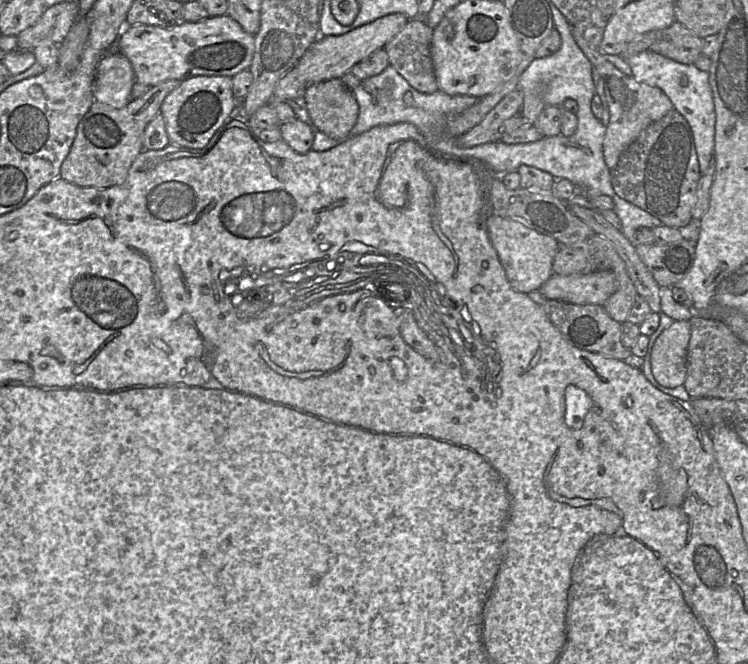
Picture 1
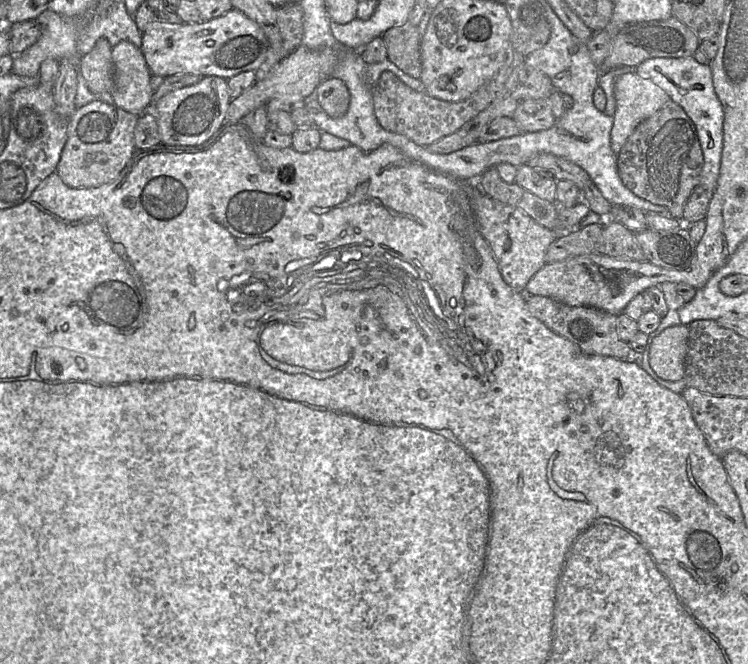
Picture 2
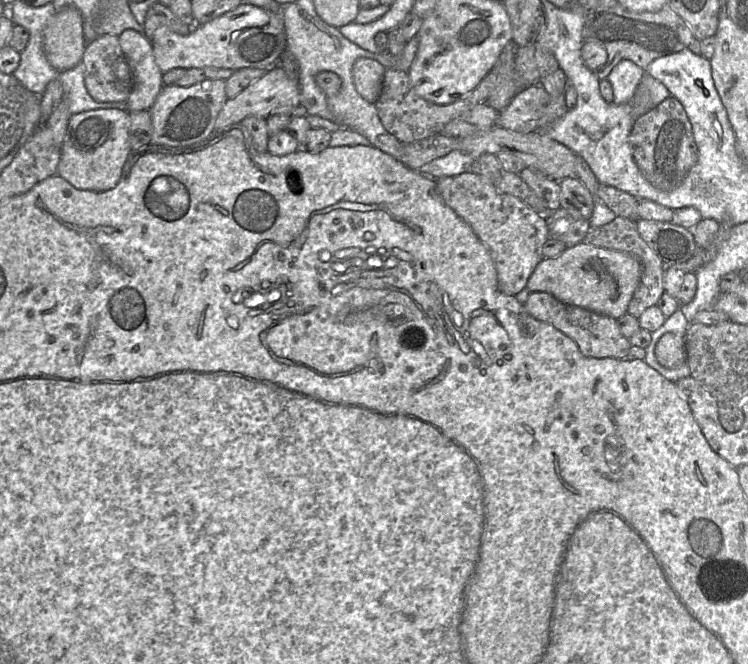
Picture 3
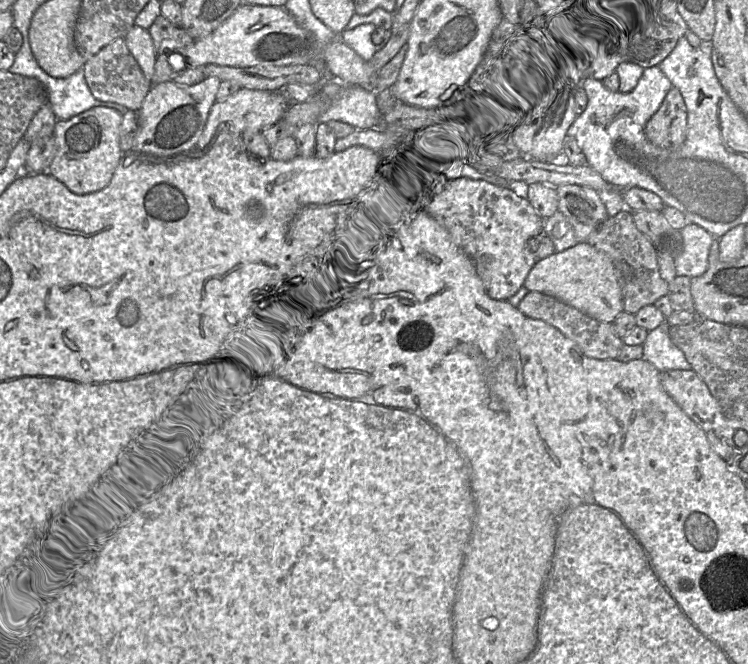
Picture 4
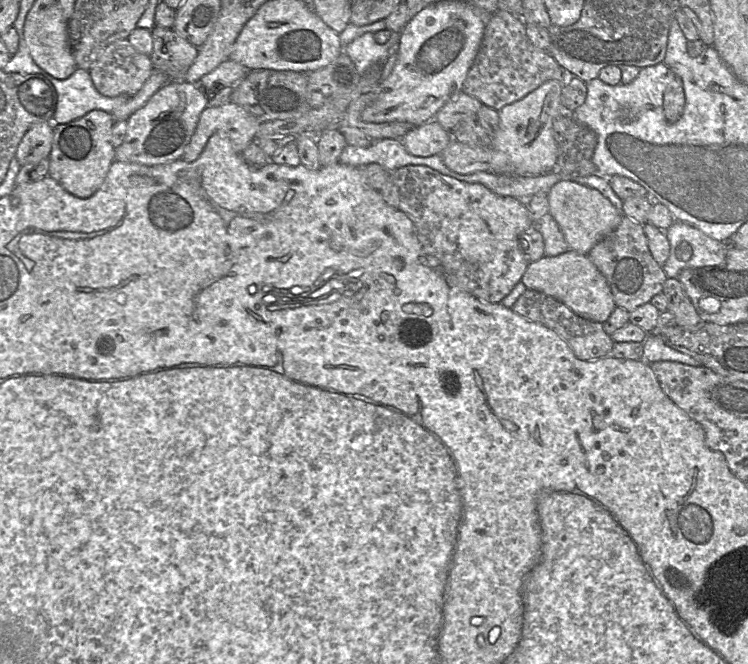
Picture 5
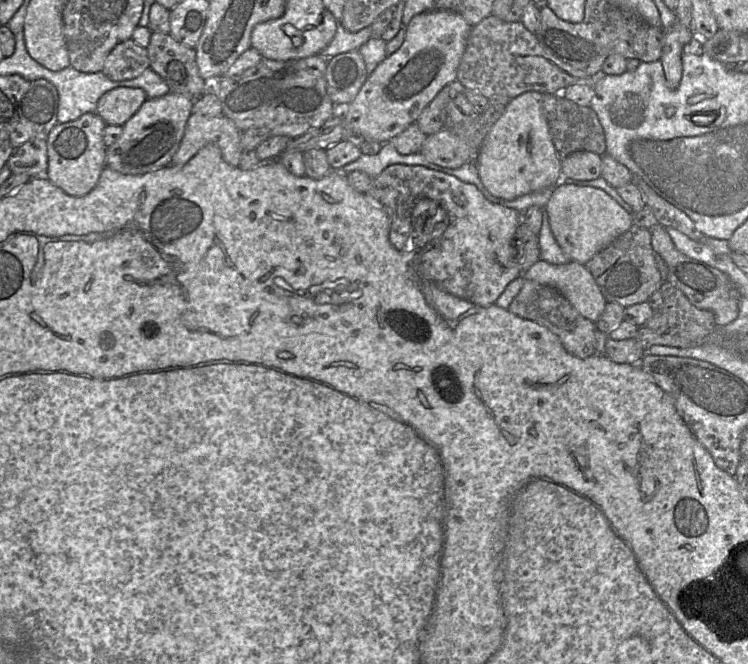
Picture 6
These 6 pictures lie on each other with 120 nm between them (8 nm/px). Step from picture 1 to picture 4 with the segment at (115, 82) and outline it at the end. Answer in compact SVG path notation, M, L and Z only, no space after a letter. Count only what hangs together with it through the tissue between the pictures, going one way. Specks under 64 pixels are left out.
M134 25L124 38L126 45L148 80L152 80L156 61L156 49L149 31Z

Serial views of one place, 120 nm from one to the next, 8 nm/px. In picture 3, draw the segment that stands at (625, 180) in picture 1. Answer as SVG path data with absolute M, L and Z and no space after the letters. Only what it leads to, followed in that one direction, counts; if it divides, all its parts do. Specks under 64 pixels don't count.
M673 96L635 120L629 143L642 175L662 191L671 191L678 187L698 160L692 125L683 105Z

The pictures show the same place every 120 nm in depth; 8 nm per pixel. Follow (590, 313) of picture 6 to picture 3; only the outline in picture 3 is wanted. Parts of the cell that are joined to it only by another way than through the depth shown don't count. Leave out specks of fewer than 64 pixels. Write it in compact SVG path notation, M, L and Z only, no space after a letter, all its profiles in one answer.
M580 242L563 253L542 259L529 276L525 287L532 292L547 292L558 301L606 315L616 320L627 313L628 304L642 274L641 263L627 252Z

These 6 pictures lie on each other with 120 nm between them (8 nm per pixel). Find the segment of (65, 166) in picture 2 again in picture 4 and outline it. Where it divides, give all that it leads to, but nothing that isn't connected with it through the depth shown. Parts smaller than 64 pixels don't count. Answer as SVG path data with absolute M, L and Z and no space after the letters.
M97 106L68 120L57 120L53 133L57 151L47 172L78 195L104 189L123 155L119 142L122 119L117 110Z

